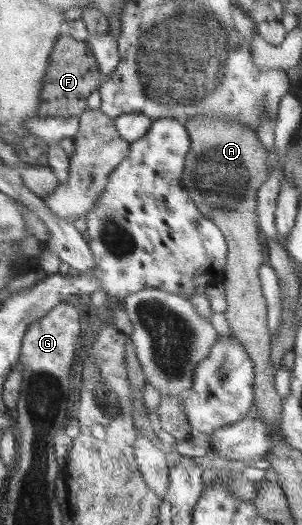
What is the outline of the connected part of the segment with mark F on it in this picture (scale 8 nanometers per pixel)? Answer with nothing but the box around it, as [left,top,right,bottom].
[37,34,103,117]

